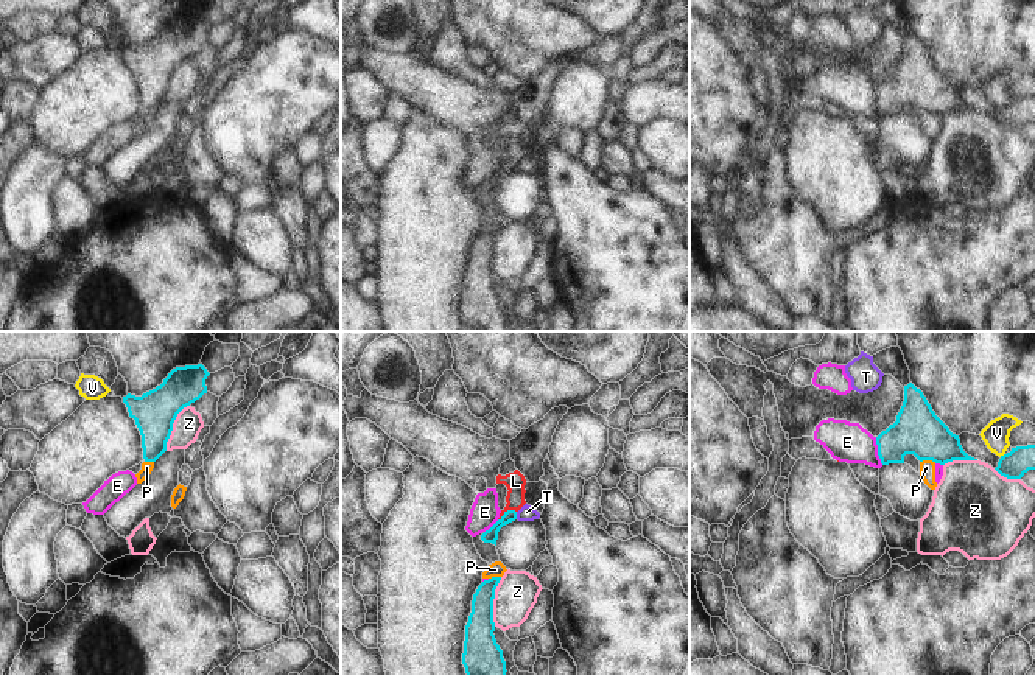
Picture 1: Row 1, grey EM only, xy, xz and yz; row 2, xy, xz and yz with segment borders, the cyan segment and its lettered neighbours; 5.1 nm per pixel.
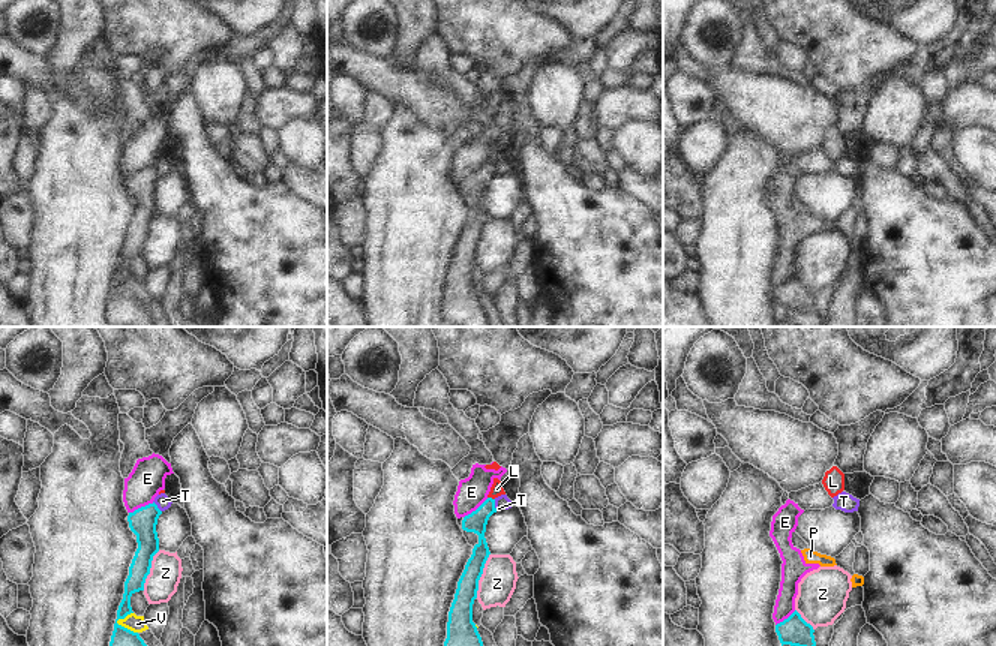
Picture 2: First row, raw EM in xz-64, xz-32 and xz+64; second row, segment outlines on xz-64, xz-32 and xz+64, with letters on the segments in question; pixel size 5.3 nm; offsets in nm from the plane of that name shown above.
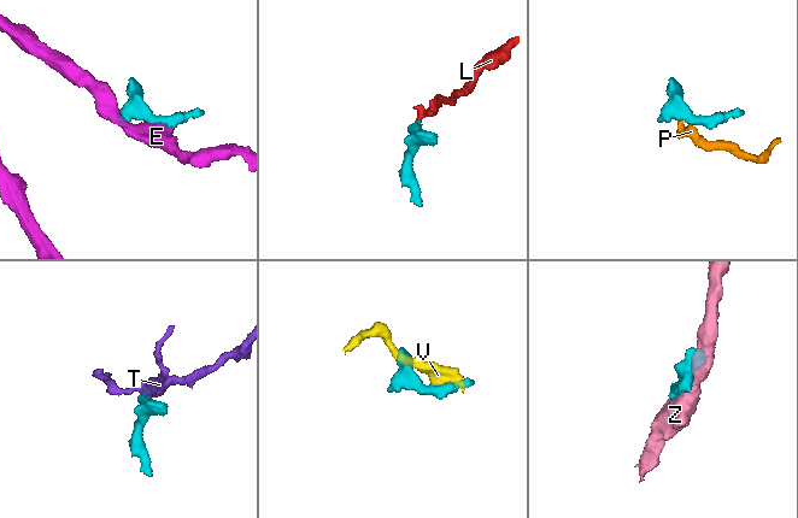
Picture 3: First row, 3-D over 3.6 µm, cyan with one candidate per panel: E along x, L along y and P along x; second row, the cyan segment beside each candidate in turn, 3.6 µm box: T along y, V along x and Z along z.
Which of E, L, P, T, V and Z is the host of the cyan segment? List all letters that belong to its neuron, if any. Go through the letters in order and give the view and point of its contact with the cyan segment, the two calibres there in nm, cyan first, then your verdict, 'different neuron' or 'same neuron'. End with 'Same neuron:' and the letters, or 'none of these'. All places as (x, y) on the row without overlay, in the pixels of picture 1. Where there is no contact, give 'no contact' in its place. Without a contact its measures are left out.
E: meets cyan in yz at (878, 103); 240 nm thick on the cyan side, 200 nm on the other; different neuron
L: meets cyan in xz at (506, 164); 70 nm thick on the cyan side, 100 nm on the other; same neuron
P: meets cyan in yz at (928, 111); 240 nm thick on the cyan side, 80 nm on the other; different neuron
T: meets cyan in xz at (515, 167); 70 nm thick on the cyan side, 80 nm on the other; different neuron
V: meets cyan in yz at (1001, 108); 140 nm thick on the cyan side, 140 nm on the other; different neuron
Z: meets cyan in xz at (492, 254); 180 nm thick on the cyan side, 220 nm on the other; different neuron
Same neuron: L

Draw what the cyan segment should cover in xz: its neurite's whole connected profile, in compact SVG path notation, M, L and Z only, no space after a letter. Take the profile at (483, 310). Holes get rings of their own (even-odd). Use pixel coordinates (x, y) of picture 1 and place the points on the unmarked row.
M501 229L484 232L473 246L462 305L467 331L503 331L507 324L493 286L493 250L500 232Z

